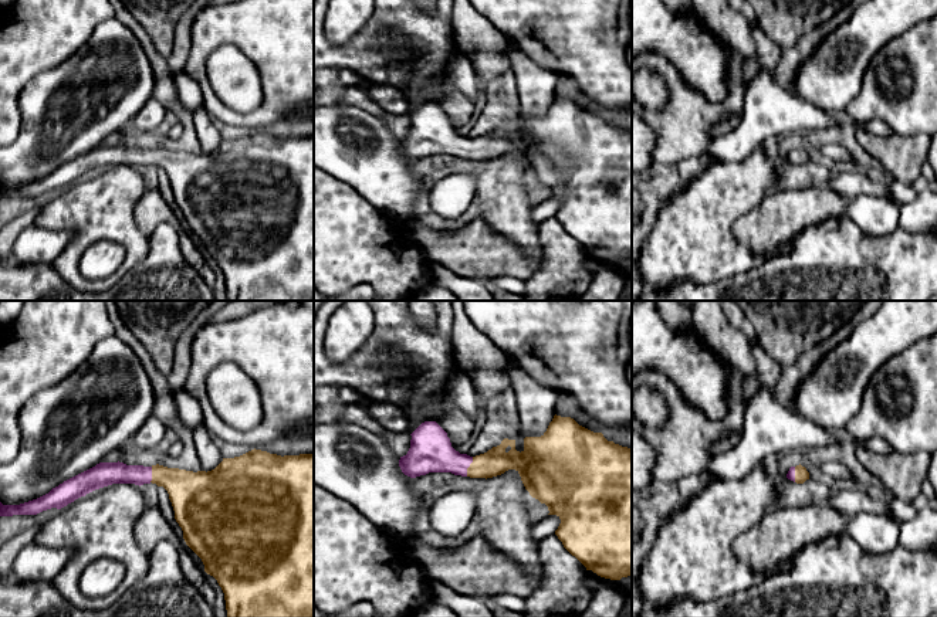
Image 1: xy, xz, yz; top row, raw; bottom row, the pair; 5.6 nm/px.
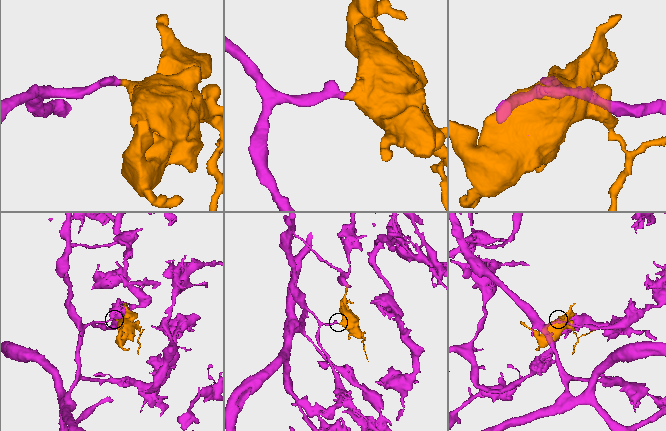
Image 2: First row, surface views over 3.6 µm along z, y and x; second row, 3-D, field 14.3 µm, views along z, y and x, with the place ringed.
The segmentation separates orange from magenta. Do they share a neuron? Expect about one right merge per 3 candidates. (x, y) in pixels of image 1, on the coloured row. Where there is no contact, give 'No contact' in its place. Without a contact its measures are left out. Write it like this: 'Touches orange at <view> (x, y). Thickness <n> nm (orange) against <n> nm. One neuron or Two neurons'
Touches orange at xz (469, 467). Thickness 160 nm (orange) against 240 nm. One neuron

